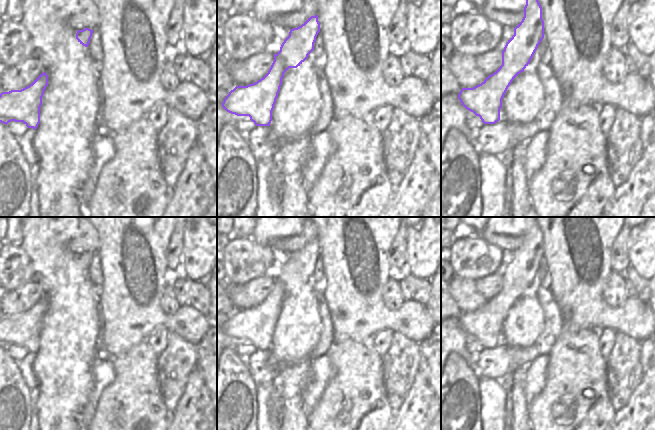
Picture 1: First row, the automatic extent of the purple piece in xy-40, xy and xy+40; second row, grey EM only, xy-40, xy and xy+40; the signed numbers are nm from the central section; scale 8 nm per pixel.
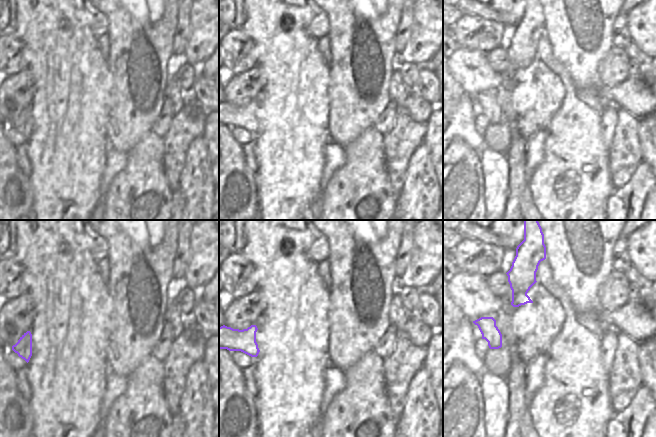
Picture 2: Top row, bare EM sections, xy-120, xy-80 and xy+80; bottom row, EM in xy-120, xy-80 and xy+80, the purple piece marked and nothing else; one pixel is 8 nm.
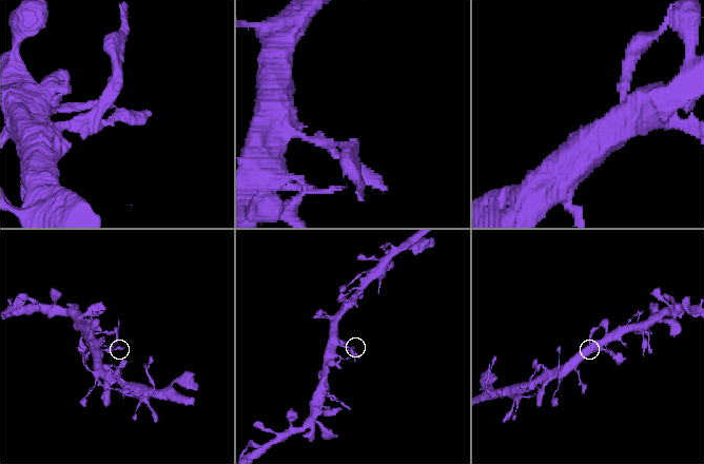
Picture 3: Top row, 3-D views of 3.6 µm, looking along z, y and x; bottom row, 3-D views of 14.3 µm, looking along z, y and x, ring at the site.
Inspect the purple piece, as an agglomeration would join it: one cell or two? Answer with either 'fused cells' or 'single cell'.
single cell

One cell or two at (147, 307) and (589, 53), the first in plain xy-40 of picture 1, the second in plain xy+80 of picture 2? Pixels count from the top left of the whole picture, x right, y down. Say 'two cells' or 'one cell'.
one cell

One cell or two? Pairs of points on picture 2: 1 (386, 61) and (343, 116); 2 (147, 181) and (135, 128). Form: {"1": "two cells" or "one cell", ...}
{"1": "one cell", "2": "two cells"}

